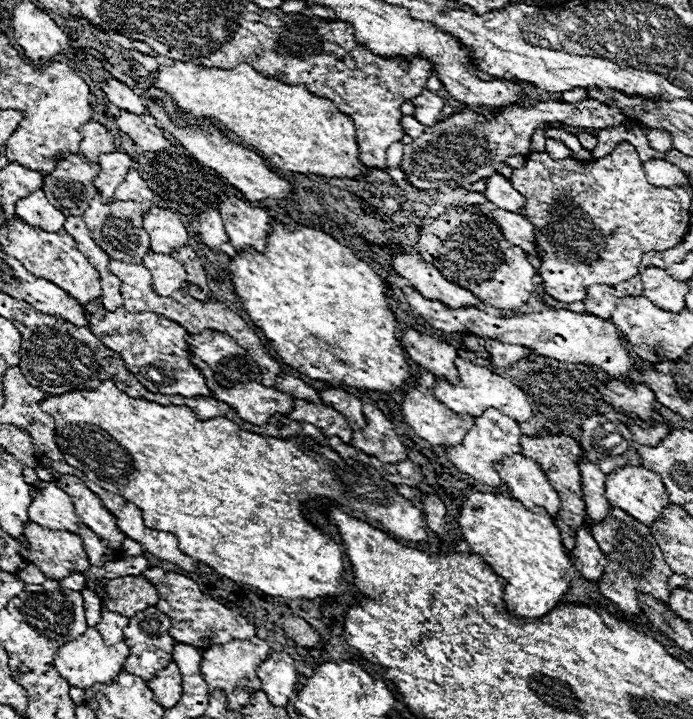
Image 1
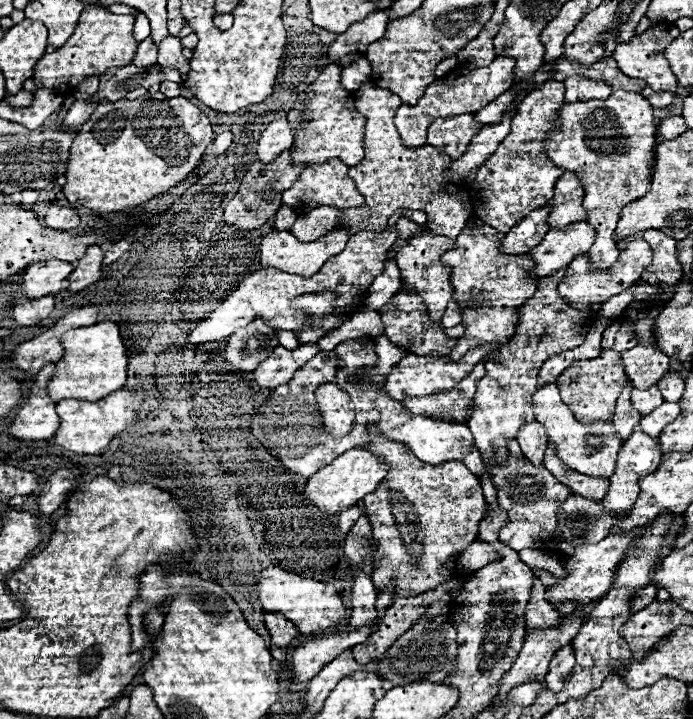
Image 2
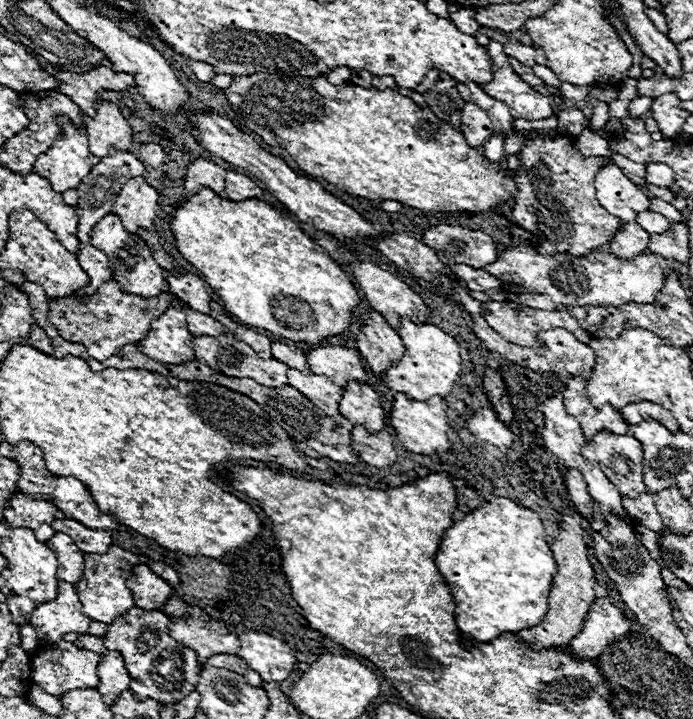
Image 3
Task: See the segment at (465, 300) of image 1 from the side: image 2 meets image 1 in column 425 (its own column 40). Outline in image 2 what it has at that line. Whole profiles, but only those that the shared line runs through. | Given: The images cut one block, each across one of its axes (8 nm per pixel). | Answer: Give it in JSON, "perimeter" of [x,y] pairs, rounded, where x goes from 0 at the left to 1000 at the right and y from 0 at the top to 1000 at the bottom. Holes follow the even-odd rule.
{"perimeter":[[[87,362],[49,364],[35,378],[35,412],[61,414],[66,409],[84,409],[92,401],[92,389],[104,381],[107,367]]]}

